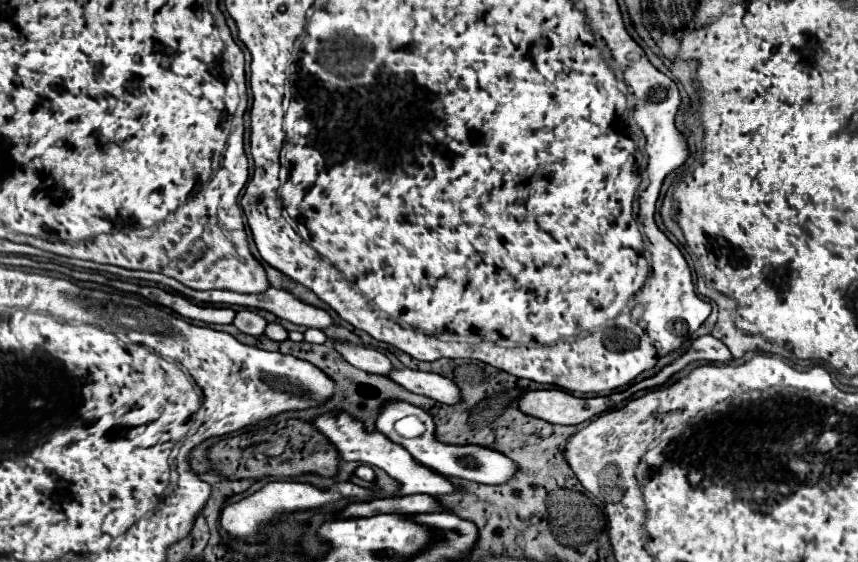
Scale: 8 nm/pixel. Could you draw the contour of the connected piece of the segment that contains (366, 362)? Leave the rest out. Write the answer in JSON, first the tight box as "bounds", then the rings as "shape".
{"bounds":[334,342,394,376],"shape":[[[338,342],[334,348],[342,354],[344,360],[348,360],[356,368],[362,368],[366,372],[380,374],[380,376],[386,376],[388,372],[392,372],[394,364],[382,352],[376,352],[376,350],[370,350],[370,348],[362,348],[362,346],[352,346],[348,342]]]}

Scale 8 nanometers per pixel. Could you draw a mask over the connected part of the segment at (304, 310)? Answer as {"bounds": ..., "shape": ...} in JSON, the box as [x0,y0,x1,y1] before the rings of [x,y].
{"bounds":[256,288,334,330],"shape":[[[268,288],[262,294],[256,294],[256,308],[260,310],[268,310],[274,316],[278,316],[280,320],[288,320],[296,326],[304,326],[304,328],[318,328],[318,330],[326,330],[334,324],[334,320],[330,318],[330,314],[322,308],[304,304],[300,300],[296,300],[292,294],[288,294],[286,290],[278,290],[278,288]]]}

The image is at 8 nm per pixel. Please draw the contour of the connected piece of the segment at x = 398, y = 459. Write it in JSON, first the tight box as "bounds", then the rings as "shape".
{"bounds":[314,414,460,496],"shape":[[[324,414],[320,418],[314,420],[314,426],[338,448],[340,456],[344,460],[358,460],[358,462],[364,462],[364,464],[370,464],[370,466],[378,466],[382,470],[386,470],[392,478],[396,478],[400,482],[400,490],[398,494],[404,496],[404,494],[432,494],[432,496],[444,496],[444,494],[452,494],[456,490],[460,490],[456,484],[452,484],[448,478],[440,476],[438,472],[422,466],[422,464],[416,464],[412,460],[412,456],[400,448],[398,444],[390,442],[384,434],[380,434],[378,430],[374,432],[366,432],[362,428],[362,424],[354,418],[350,418],[348,414]]]}

